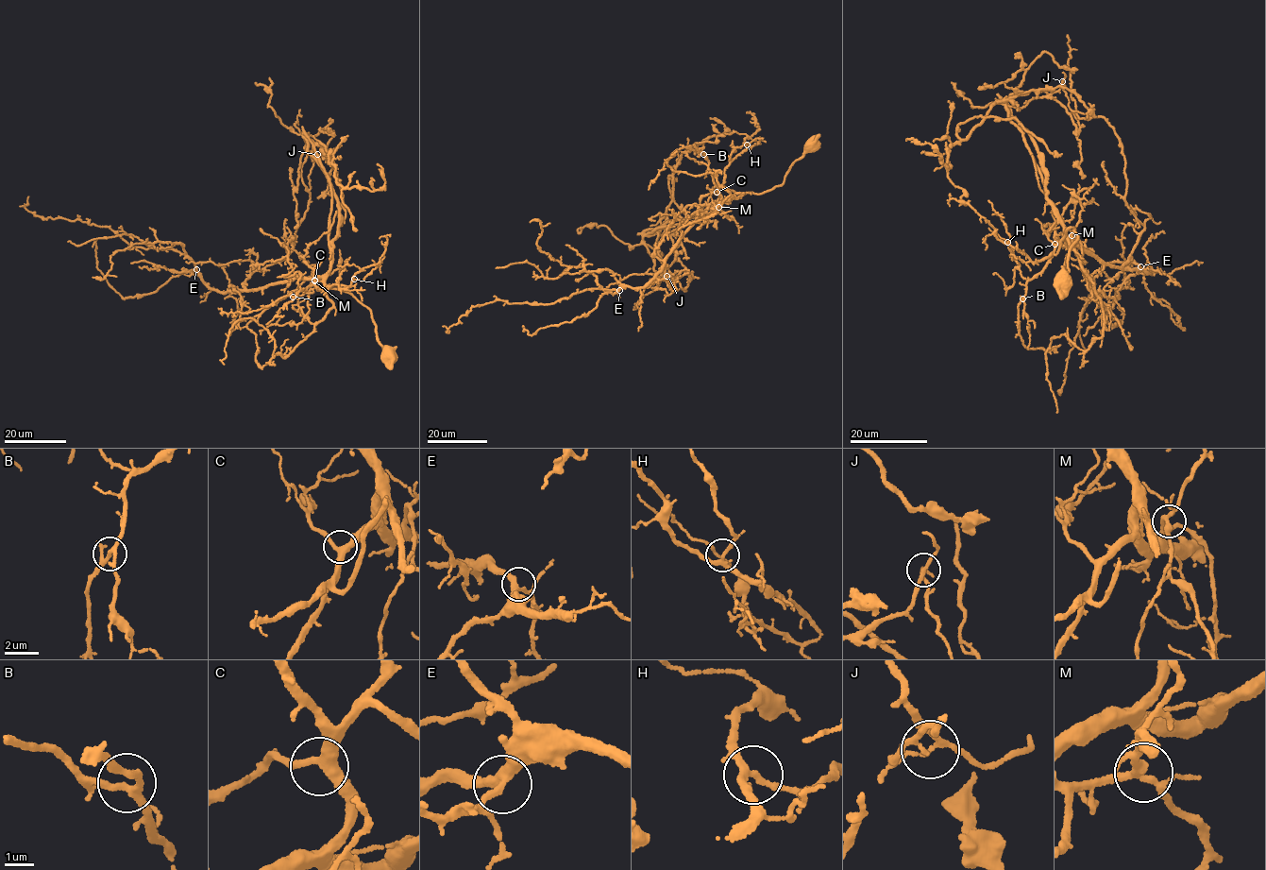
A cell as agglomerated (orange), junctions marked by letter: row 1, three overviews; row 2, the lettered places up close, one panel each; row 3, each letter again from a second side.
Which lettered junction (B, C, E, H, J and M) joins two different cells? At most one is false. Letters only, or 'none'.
J

